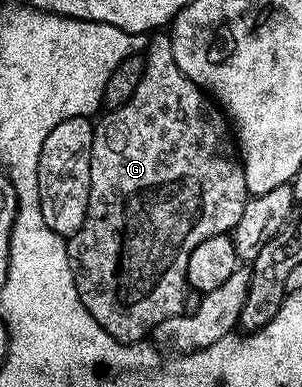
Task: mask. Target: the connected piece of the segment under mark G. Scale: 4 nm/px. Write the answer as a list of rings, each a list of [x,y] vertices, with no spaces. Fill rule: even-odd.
[[[155,32],[153,36],[149,38],[149,40],[150,39],[150,46],[147,47],[146,53],[144,52],[146,70],[144,71],[144,75],[140,79],[140,83],[136,87],[136,91],[132,95],[132,99],[128,99],[128,103],[126,105],[120,105],[111,108],[109,112],[107,112],[110,114],[108,114],[102,122],[99,120],[97,124],[95,124],[94,142],[92,143],[92,159],[90,160],[90,198],[88,199],[88,211],[86,212],[86,218],[84,219],[84,223],[80,227],[80,231],[76,231],[74,233],[74,236],[69,238],[66,243],[66,250],[68,251],[68,255],[70,256],[70,266],[72,267],[72,271],[74,272],[78,294],[80,295],[80,299],[84,303],[84,307],[88,307],[88,315],[92,315],[92,319],[96,319],[96,323],[100,323],[100,327],[104,327],[104,331],[108,331],[108,335],[112,335],[118,341],[124,341],[127,343],[141,342],[143,338],[145,338],[142,337],[145,335],[145,333],[146,336],[153,334],[154,329],[157,327],[157,325],[159,325],[160,323],[164,323],[164,319],[174,317],[187,308],[186,293],[188,294],[188,286],[186,283],[186,268],[188,267],[188,259],[192,255],[192,251],[194,250],[194,248],[196,248],[197,245],[199,245],[200,243],[204,243],[204,239],[208,239],[212,235],[216,235],[217,233],[229,234],[231,230],[233,230],[234,226],[237,225],[238,220],[241,217],[241,213],[244,211],[248,200],[248,194],[246,191],[246,176],[244,175],[244,171],[242,170],[239,158],[235,156],[235,154],[234,157],[232,154],[230,154],[230,145],[232,149],[232,141],[231,138],[230,141],[228,138],[226,138],[226,125],[228,129],[228,121],[224,116],[223,110],[219,108],[219,106],[215,104],[215,102],[211,100],[209,96],[204,95],[203,90],[199,89],[193,81],[190,81],[188,78],[186,78],[186,76],[184,76],[184,74],[182,74],[182,72],[180,71],[180,67],[178,66],[178,64],[176,63],[176,59],[174,58],[174,52],[172,51],[172,43],[170,42],[169,32]]]

